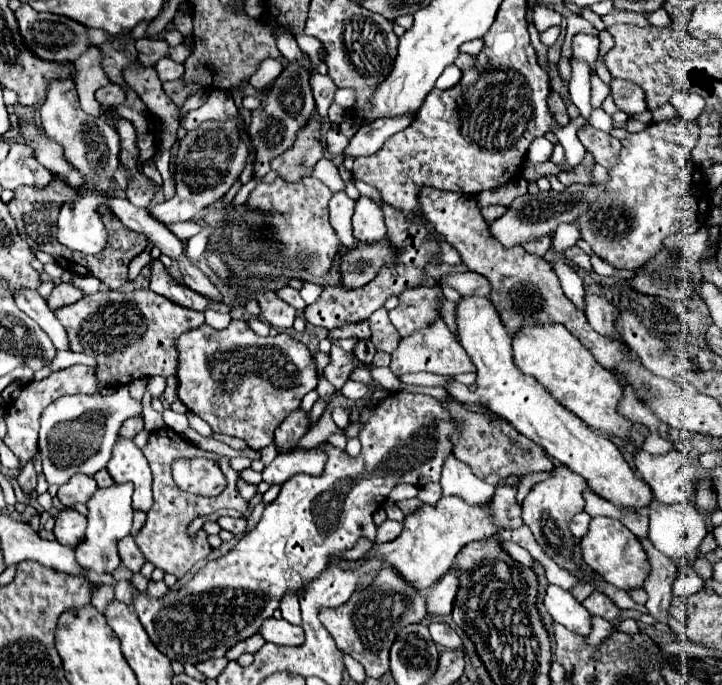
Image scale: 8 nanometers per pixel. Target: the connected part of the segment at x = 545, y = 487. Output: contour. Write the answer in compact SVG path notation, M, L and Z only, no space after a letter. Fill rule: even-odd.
M556 466L552 470L550 478L534 484L522 502L522 520L526 526L530 526L536 542L544 548L546 554L550 554L550 558L554 562L558 562L560 566L568 566L568 570L578 576L580 584L570 590L570 594L578 602L584 602L594 592L592 572L588 568L574 564L574 560L570 558L570 554L574 554L574 542L572 542L572 536L568 532L568 526L570 526L572 516L584 510L584 496L582 496L584 490L586 490L586 480L580 480L580 476L570 472L566 466Z

